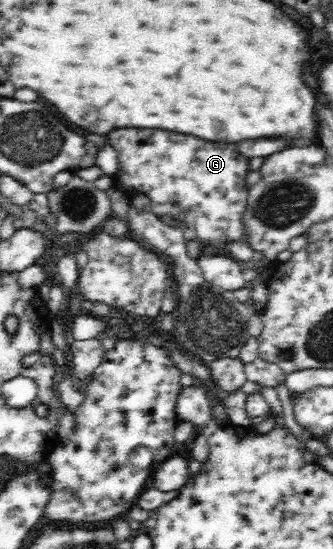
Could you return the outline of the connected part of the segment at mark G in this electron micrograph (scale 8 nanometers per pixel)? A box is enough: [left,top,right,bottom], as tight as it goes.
[110,128,249,246]

